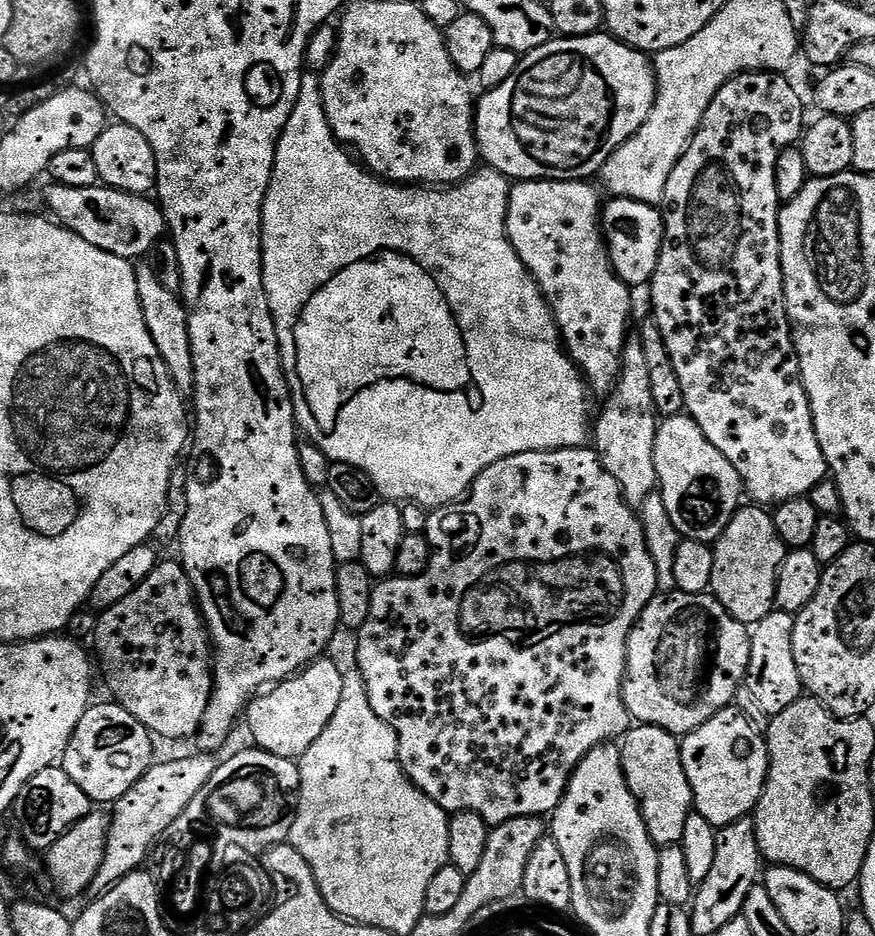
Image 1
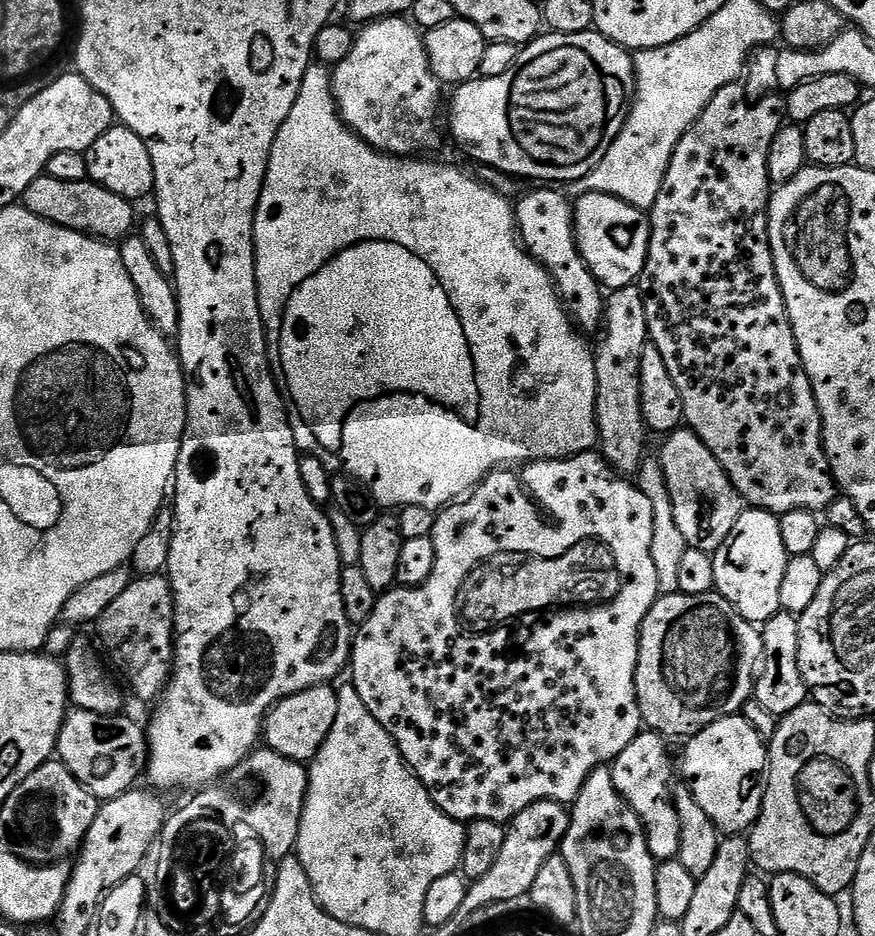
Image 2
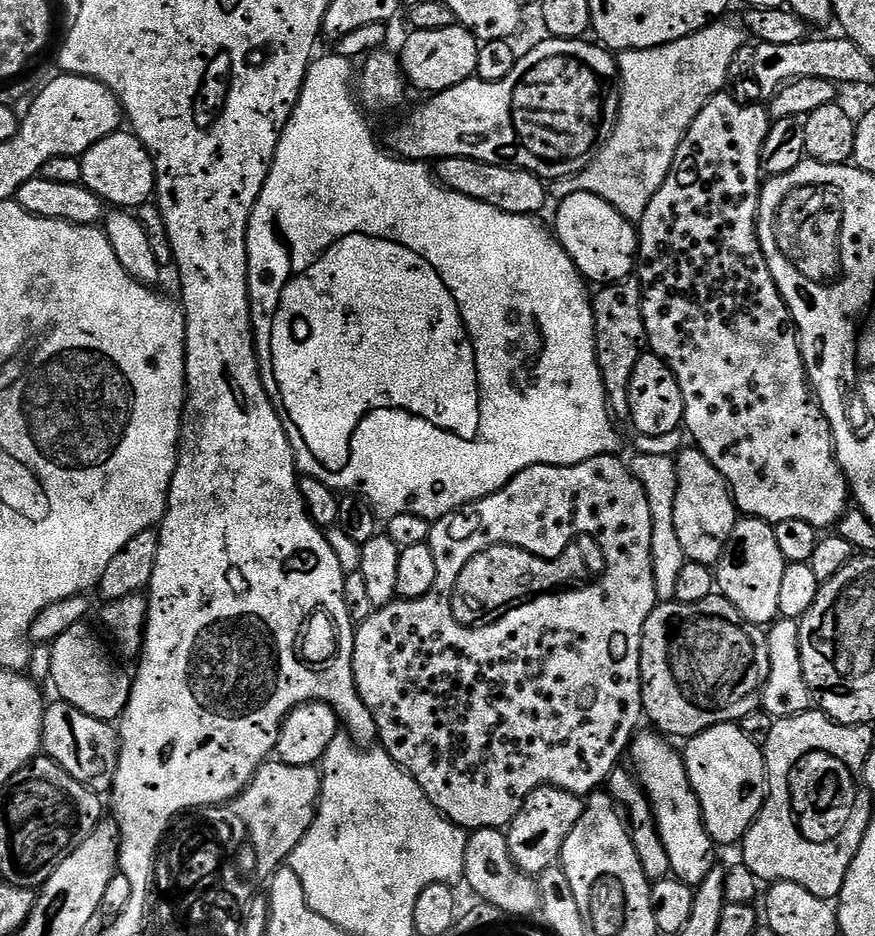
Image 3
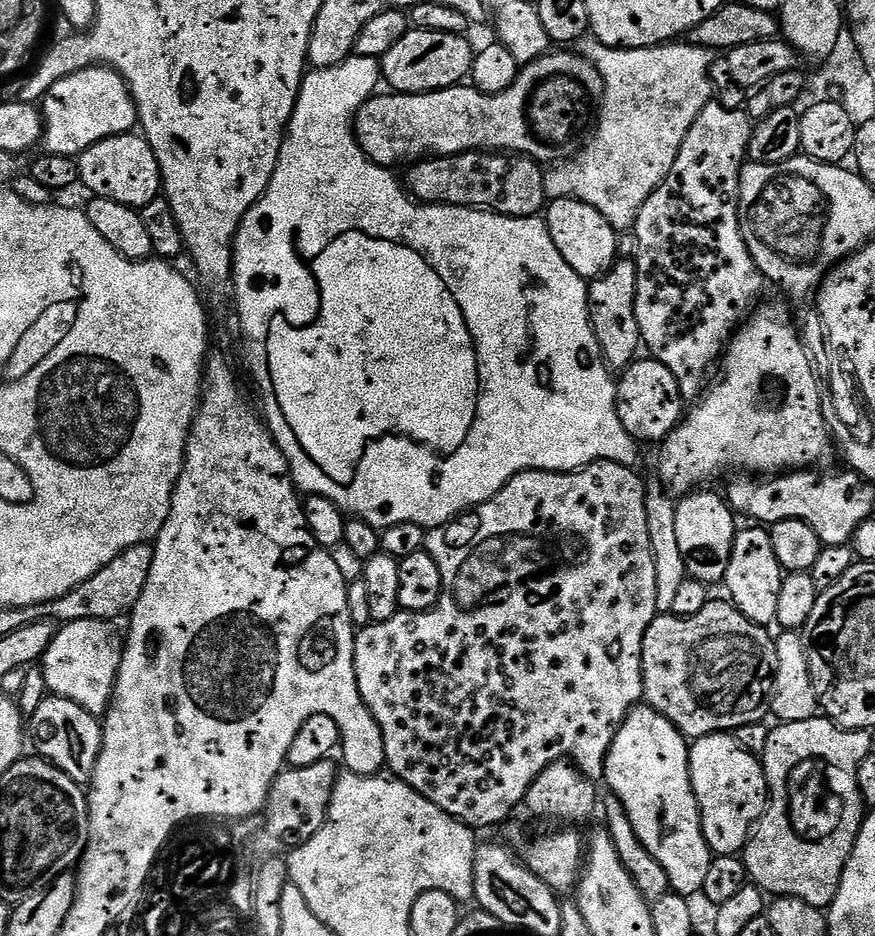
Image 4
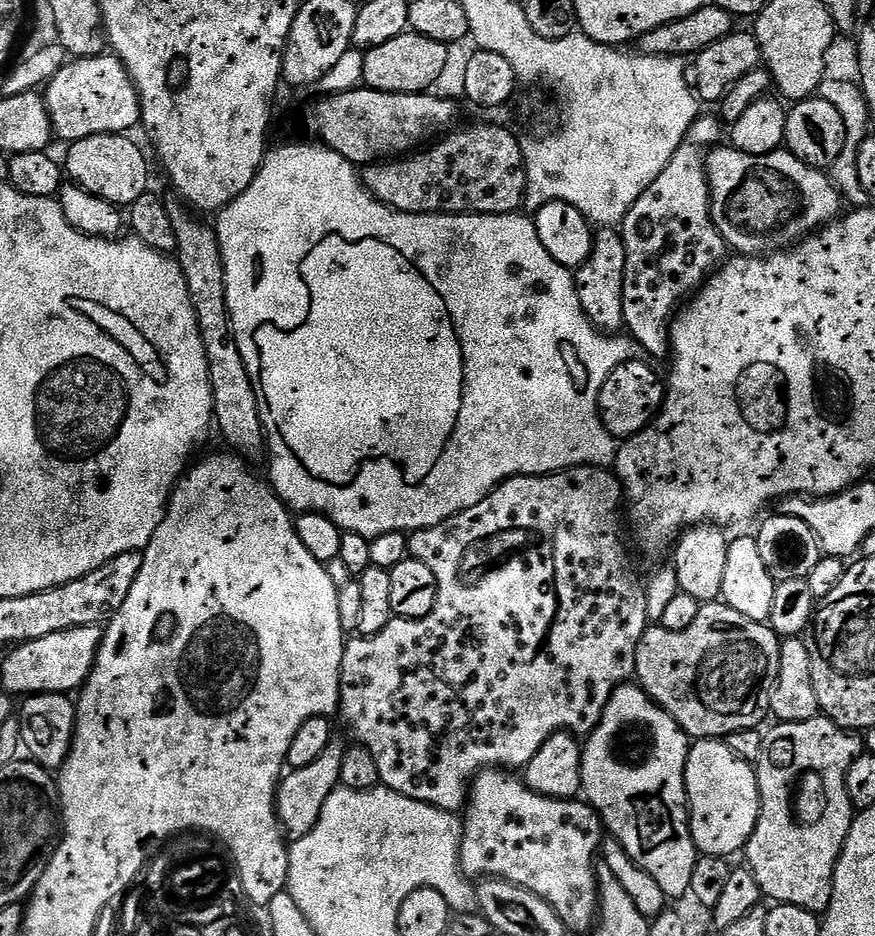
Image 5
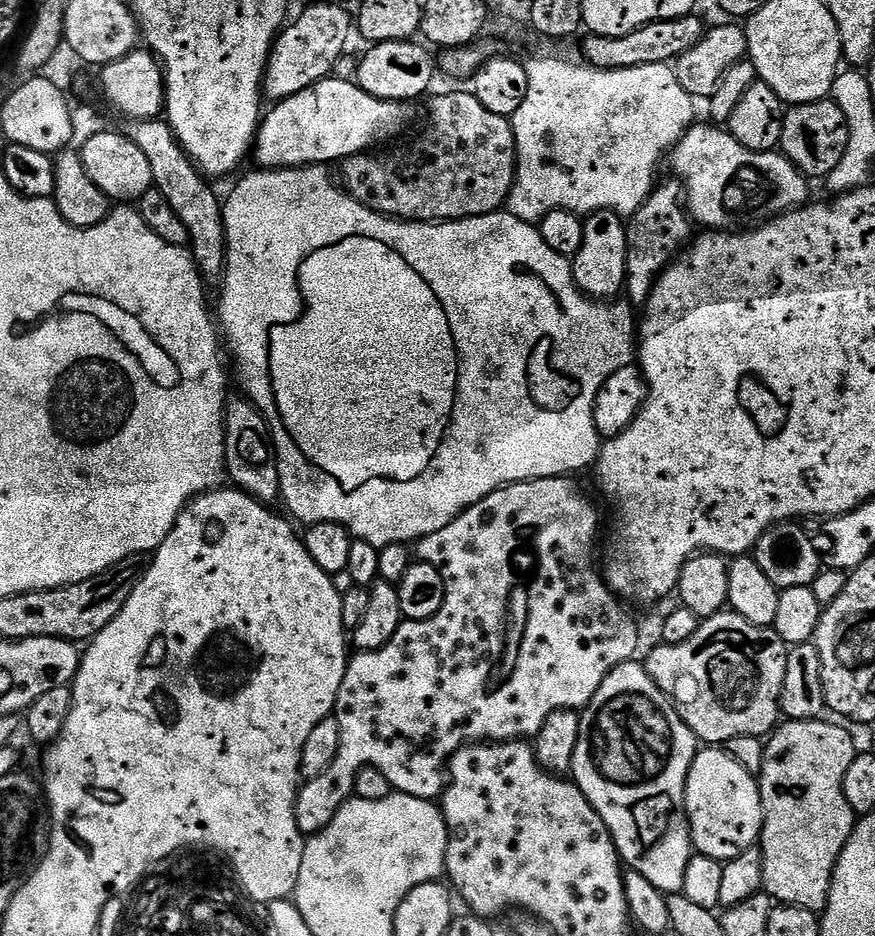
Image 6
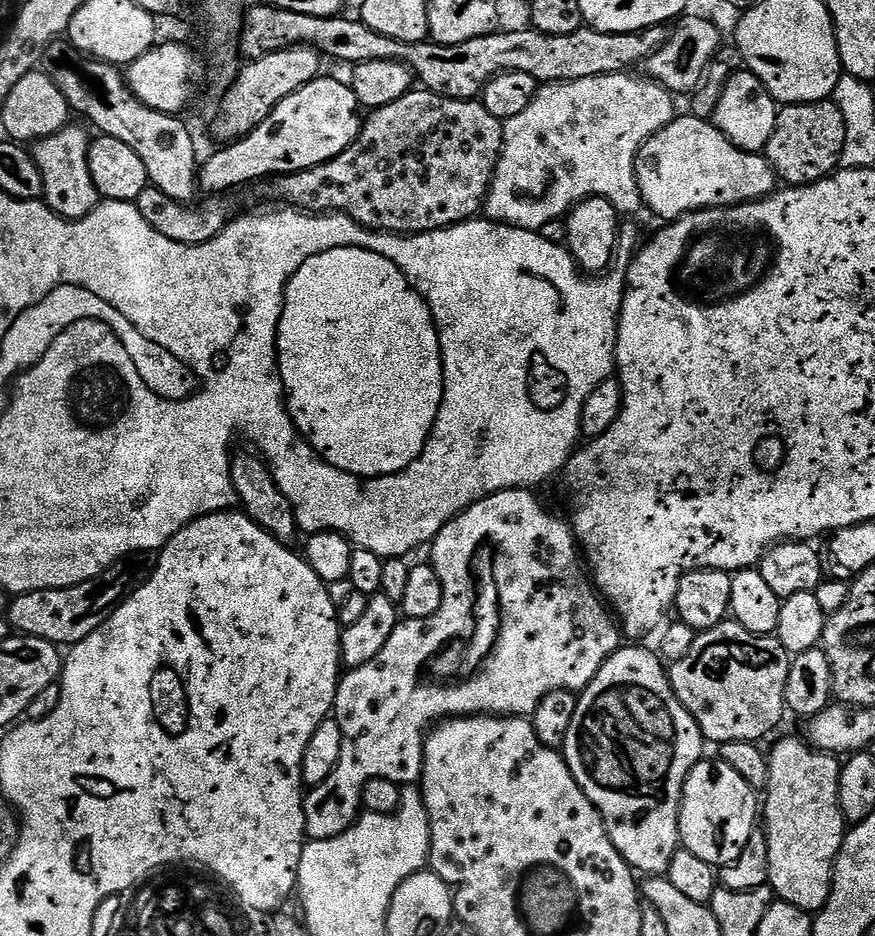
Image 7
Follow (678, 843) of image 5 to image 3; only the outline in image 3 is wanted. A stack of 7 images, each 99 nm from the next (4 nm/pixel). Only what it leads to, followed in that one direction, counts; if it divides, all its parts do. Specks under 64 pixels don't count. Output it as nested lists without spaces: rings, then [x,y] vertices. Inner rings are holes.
[[[652,730],[647,731],[641,731],[630,745],[633,764],[631,767],[645,796],[652,803],[652,813],[660,831],[662,844],[666,846],[666,854],[670,857],[672,876],[683,884],[699,886],[714,867],[714,845],[704,825],[700,803],[694,794],[692,783],[688,781],[683,755],[679,751],[675,752],[663,735]]]

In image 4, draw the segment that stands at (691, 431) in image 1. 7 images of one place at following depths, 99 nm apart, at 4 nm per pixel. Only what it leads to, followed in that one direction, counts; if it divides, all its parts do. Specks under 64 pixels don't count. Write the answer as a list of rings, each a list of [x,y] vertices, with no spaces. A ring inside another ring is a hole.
[[[693,490],[683,497],[676,505],[676,525],[678,526],[678,546],[682,550],[682,562],[686,566],[689,577],[701,580],[709,586],[719,585],[726,574],[726,566],[730,566],[730,554],[736,541],[738,525],[737,517],[726,503],[725,497],[708,490]]]

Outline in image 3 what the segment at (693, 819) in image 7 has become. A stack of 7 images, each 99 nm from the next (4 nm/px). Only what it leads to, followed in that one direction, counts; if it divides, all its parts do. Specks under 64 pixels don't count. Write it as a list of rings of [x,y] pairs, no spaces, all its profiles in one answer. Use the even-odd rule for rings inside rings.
[[[739,723],[714,726],[691,737],[687,744],[688,749],[682,752],[684,765],[700,803],[709,838],[716,846],[739,845],[764,805],[766,773],[762,749],[742,734]]]

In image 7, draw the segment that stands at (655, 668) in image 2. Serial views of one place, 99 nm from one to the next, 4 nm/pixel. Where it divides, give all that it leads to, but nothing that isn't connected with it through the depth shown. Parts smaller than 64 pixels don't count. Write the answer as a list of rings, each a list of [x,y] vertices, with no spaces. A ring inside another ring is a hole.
[[[725,618],[718,626],[714,626],[710,630],[699,633],[694,642],[694,646],[690,646],[690,654],[686,654],[686,658],[671,661],[670,667],[667,669],[668,681],[672,684],[672,689],[677,698],[682,702],[682,706],[689,714],[696,719],[696,725],[700,727],[700,733],[704,736],[705,741],[714,742],[713,745],[719,746],[729,744],[730,742],[760,742],[763,736],[768,736],[780,724],[780,719],[786,716],[786,705],[784,703],[784,695],[786,694],[786,678],[788,671],[792,665],[790,653],[781,646],[775,635],[759,636],[750,630],[746,630],[746,626],[742,626],[737,620]]]

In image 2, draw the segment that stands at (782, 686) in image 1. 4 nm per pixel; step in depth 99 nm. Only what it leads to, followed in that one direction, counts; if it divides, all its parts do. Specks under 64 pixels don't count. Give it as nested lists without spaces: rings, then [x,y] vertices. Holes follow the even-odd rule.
[[[783,610],[777,612],[774,618],[770,618],[762,625],[762,654],[760,655],[760,663],[754,685],[754,699],[766,710],[770,710],[770,714],[774,714],[777,718],[789,716],[791,712],[798,710],[798,706],[805,704],[810,696],[808,688],[804,685],[804,679],[798,666],[799,625],[800,621],[793,613]]]

